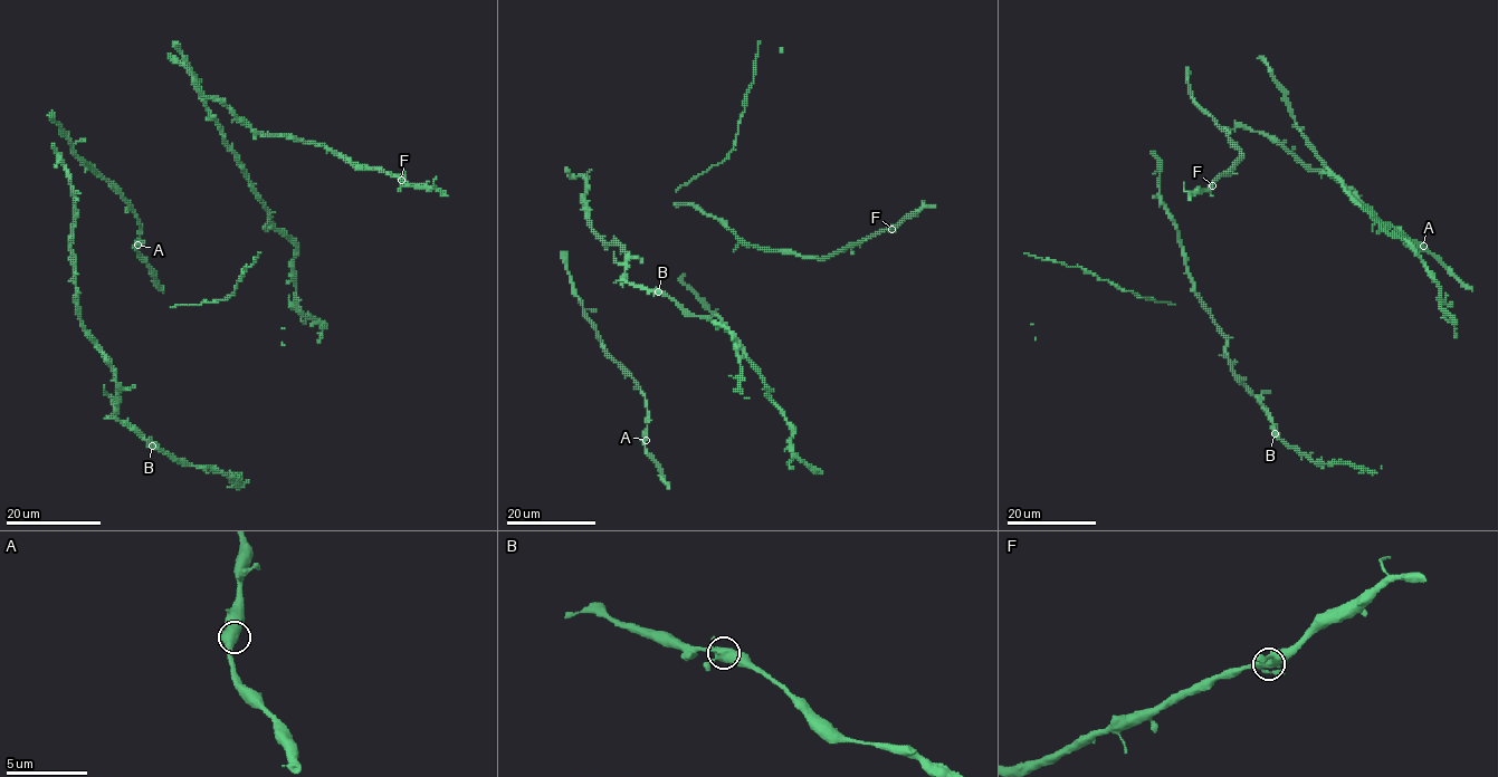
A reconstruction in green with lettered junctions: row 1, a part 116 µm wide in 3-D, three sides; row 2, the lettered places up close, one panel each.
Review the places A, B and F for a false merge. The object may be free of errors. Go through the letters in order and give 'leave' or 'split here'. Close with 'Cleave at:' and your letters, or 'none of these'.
A: leave
B: leave
F: leave
Cleave at: none of these

